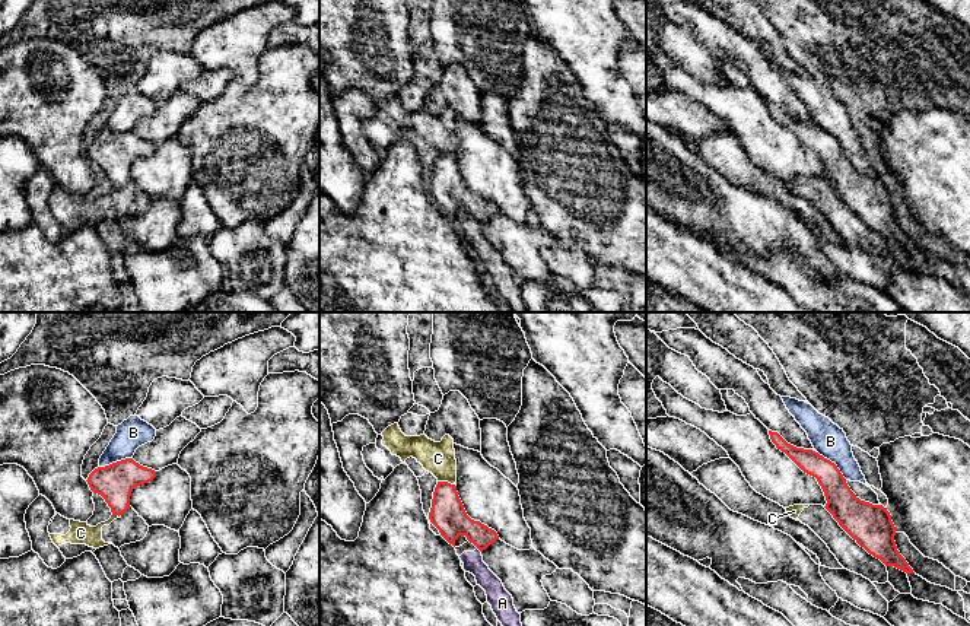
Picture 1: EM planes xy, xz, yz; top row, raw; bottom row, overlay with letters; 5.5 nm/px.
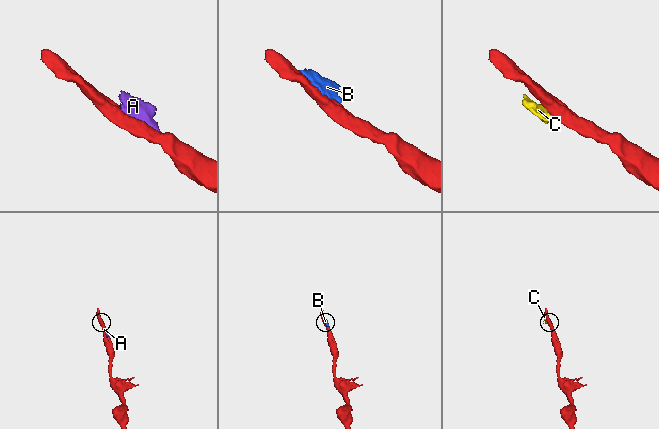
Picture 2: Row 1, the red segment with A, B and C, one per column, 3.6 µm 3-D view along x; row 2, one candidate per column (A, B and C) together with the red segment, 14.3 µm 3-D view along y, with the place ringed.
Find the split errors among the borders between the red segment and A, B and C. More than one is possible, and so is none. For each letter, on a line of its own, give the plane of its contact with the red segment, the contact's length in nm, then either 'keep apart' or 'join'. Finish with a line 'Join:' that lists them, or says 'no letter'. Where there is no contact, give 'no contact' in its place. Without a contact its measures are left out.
A: xz | 40 nm | keep apart
B: yz | 220 nm | keep apart
C: xz | 100 nm | keep apart
Join: no letter

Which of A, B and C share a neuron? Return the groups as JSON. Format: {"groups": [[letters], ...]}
{"groups": [["A", "B"], ["C"]]}

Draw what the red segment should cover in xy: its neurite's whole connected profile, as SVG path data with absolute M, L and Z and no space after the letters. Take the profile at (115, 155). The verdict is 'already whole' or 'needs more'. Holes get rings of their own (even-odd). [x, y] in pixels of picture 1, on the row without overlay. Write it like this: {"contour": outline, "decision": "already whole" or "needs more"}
{"contour": "M125 131L105 140L95 142L88 158L93 166L101 168L112 188L123 188L130 182L130 169L136 159L152 155L156 144L140 139L133 131Z", "decision": "already whole"}

